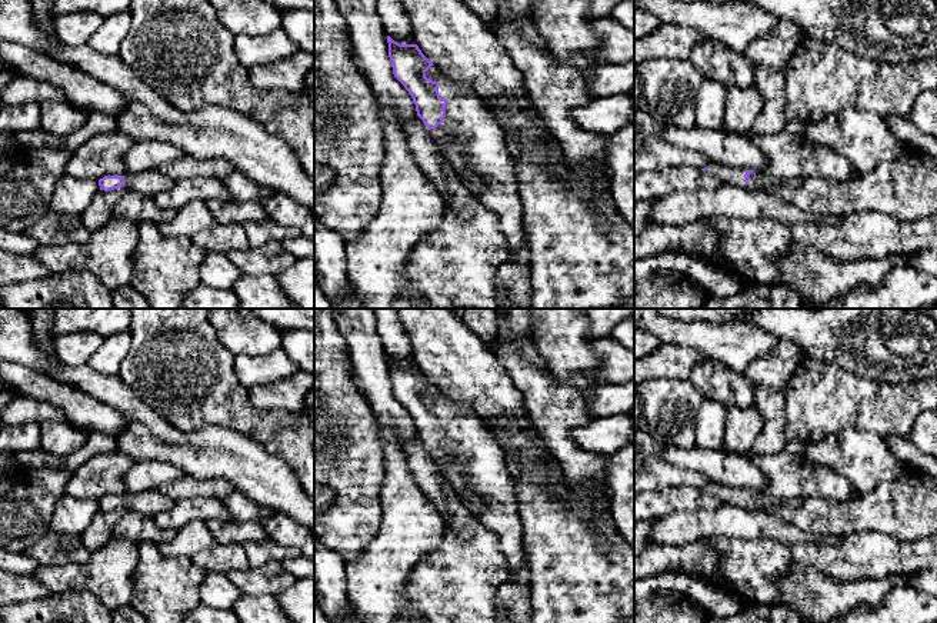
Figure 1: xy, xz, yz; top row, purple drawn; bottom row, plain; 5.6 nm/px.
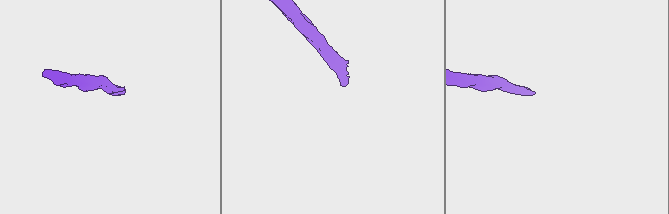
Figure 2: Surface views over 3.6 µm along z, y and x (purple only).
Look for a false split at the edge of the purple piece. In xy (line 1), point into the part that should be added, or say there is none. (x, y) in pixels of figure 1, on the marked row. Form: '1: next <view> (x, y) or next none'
1: next xy (149, 183)

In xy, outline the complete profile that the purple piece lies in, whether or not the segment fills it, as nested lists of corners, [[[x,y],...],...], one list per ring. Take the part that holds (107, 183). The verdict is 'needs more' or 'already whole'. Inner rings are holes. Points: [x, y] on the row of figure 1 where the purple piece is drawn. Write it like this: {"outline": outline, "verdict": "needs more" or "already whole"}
{"outline": [[[160,170],[126,173],[124,176],[104,176],[99,180],[100,190],[109,191],[124,187],[126,190],[149,197],[154,197],[156,194],[171,189],[174,183],[176,180]]], "verdict": "needs more"}

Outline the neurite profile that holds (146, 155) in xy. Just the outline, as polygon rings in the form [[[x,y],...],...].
[[[140,140],[124,156],[127,173],[157,170],[161,164],[177,160],[183,151],[164,141]]]

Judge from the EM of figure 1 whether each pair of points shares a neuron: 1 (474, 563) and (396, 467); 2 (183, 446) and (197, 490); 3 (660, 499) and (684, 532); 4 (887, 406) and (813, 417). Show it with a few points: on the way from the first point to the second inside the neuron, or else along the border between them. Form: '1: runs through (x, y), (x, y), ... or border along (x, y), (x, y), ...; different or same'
1: border along (444, 522), (442, 540), (424, 553); different
2: border along (183, 472), (197, 479), (223, 479), (226, 482); different
3: border along (704, 509), (667, 513), (652, 520); different
4: runs through (869, 406), (832, 406); same

